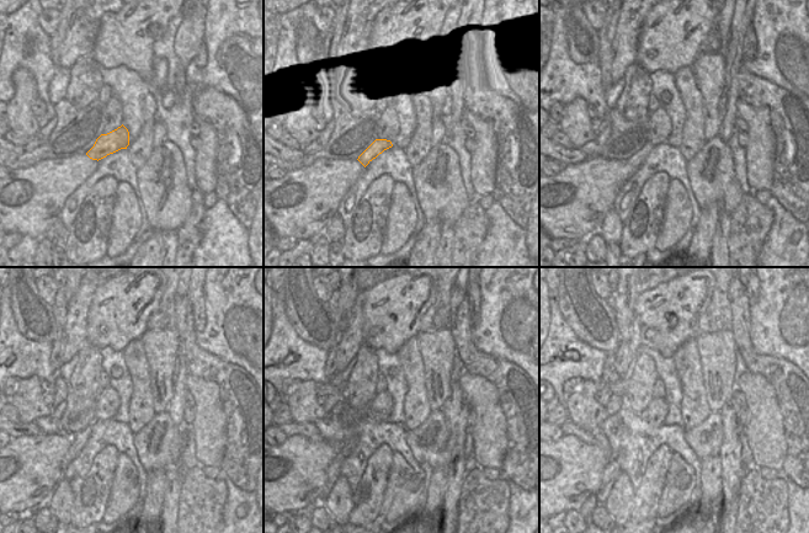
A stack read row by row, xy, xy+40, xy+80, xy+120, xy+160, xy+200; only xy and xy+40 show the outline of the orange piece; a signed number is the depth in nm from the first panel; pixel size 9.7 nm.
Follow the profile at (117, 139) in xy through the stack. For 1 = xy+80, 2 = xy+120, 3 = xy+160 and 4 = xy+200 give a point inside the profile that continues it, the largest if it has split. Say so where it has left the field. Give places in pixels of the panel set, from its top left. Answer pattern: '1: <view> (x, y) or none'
1: xy+80 (635, 160)
2: xy+120 (78, 441)
3: xy+160 (334, 470)
4: xy+200 (611, 470)

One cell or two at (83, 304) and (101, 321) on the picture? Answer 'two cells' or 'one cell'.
two cells

